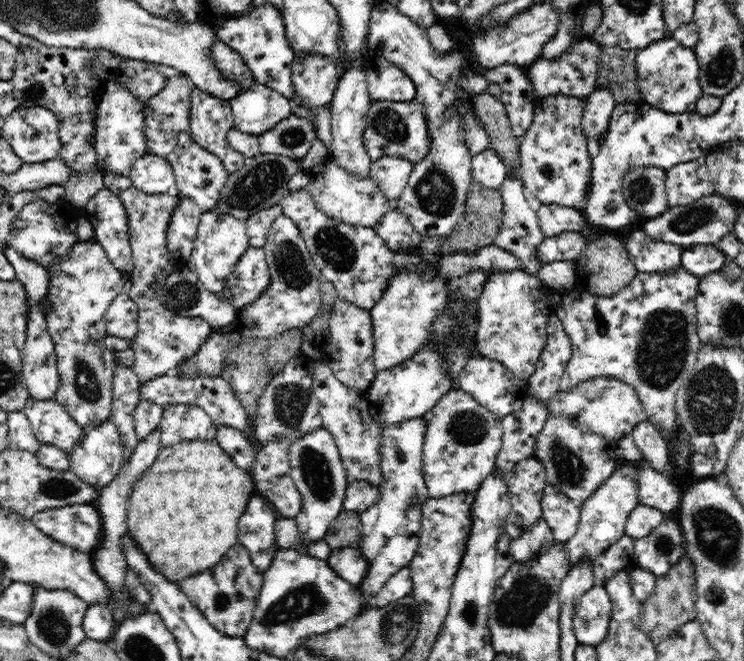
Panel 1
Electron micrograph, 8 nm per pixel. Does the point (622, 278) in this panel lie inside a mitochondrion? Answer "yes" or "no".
no

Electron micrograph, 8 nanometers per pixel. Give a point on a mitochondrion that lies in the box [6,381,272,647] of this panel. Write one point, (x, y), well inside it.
(52, 489)

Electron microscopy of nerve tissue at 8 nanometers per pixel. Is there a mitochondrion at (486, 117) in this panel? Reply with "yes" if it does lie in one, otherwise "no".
no

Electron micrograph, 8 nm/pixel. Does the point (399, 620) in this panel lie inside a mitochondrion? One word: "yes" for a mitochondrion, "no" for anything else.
yes

